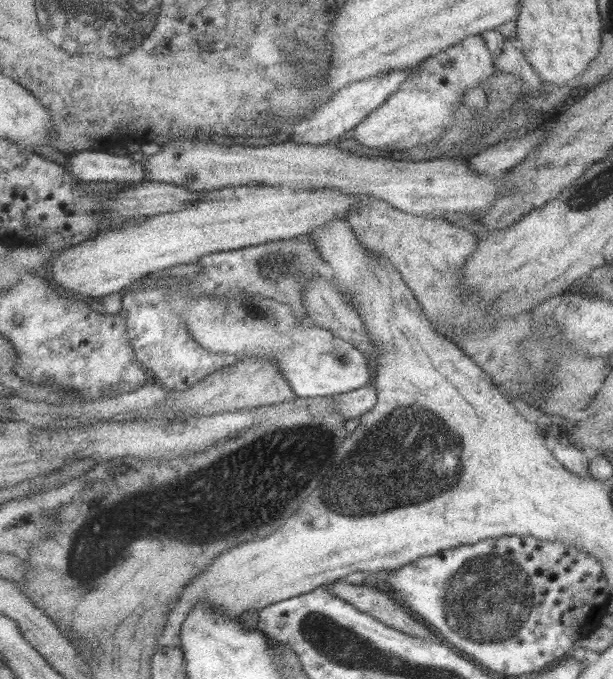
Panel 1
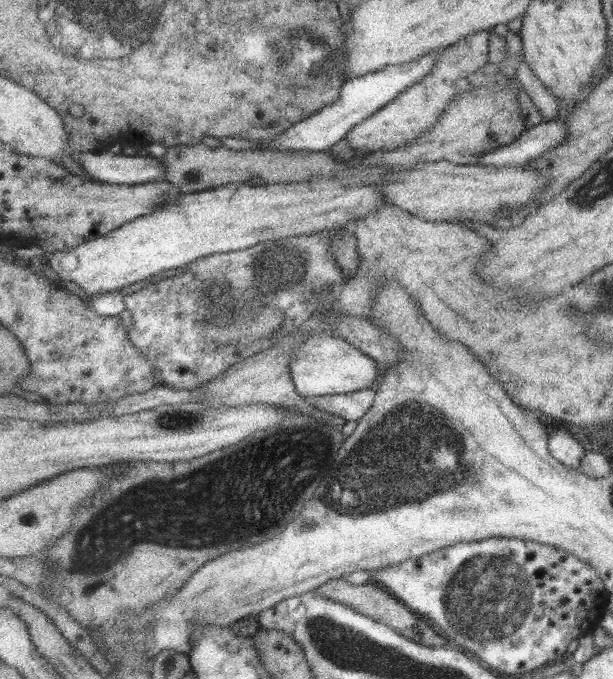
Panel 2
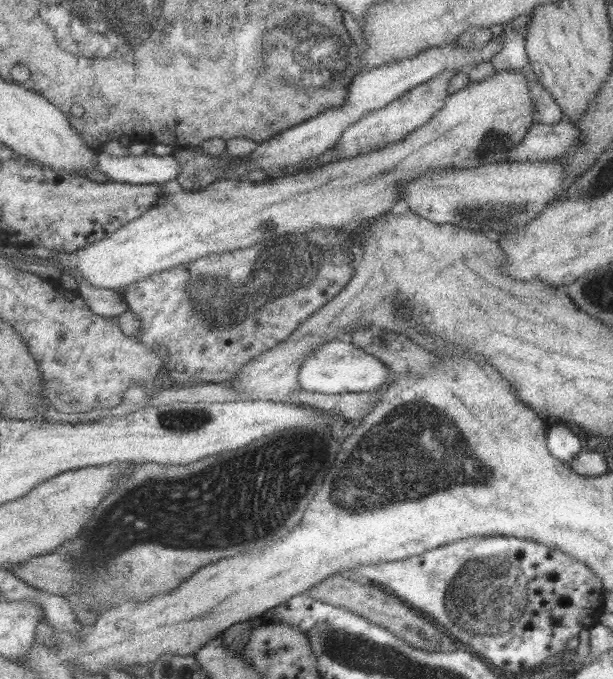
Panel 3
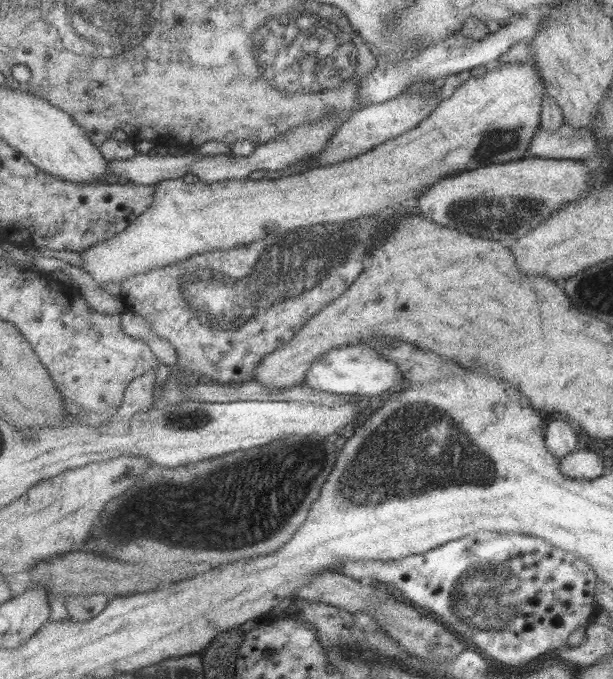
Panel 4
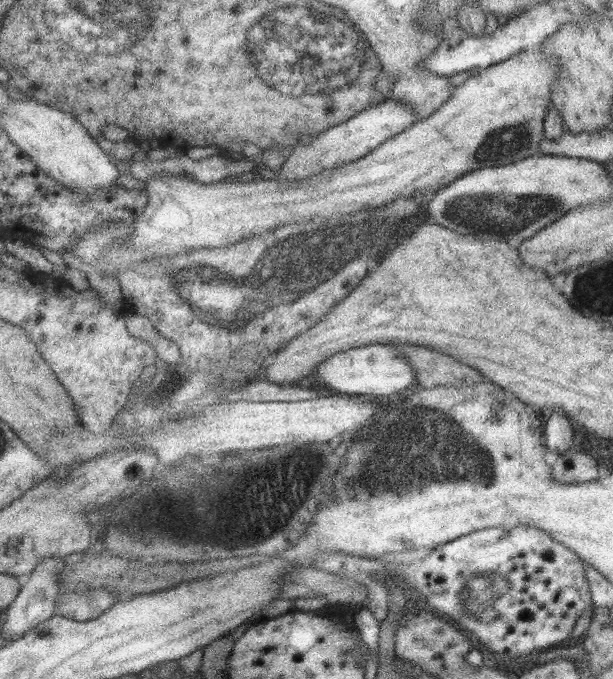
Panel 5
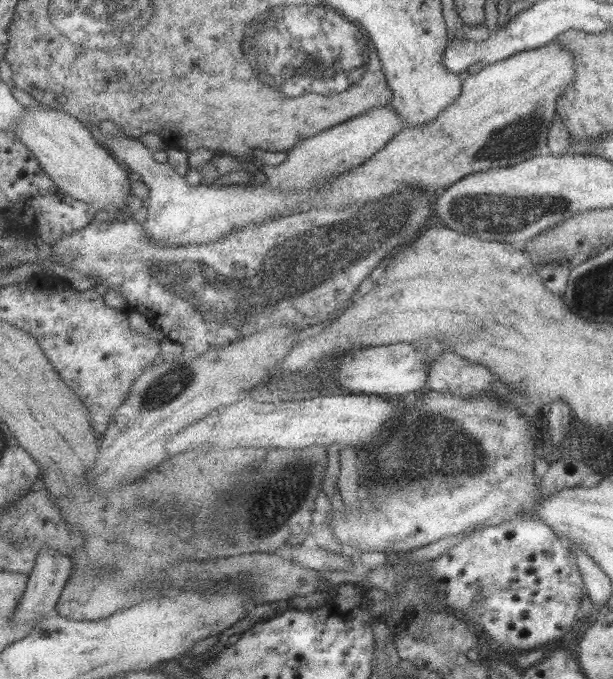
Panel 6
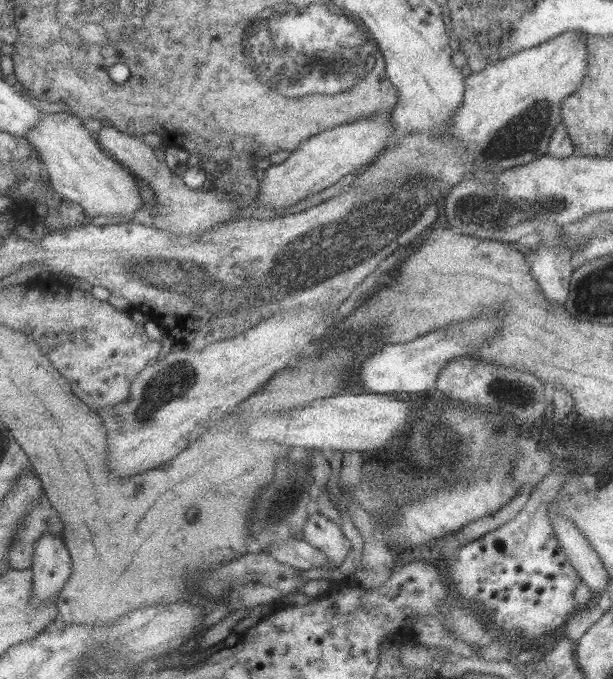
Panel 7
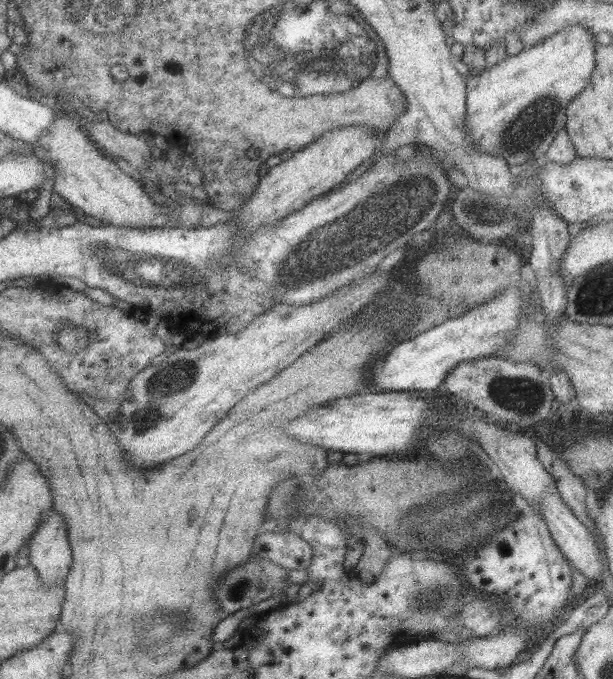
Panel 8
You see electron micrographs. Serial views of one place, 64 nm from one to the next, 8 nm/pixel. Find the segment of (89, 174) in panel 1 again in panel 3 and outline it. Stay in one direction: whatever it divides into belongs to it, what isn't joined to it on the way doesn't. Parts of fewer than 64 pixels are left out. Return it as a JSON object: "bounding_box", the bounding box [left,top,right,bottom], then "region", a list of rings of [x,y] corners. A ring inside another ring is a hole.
{"bounding_box":[94,151,180,184],"region":[[[100,151],[94,156],[94,169],[107,176],[109,182],[127,184],[163,184],[173,181],[180,166],[170,154],[115,156]]]}

